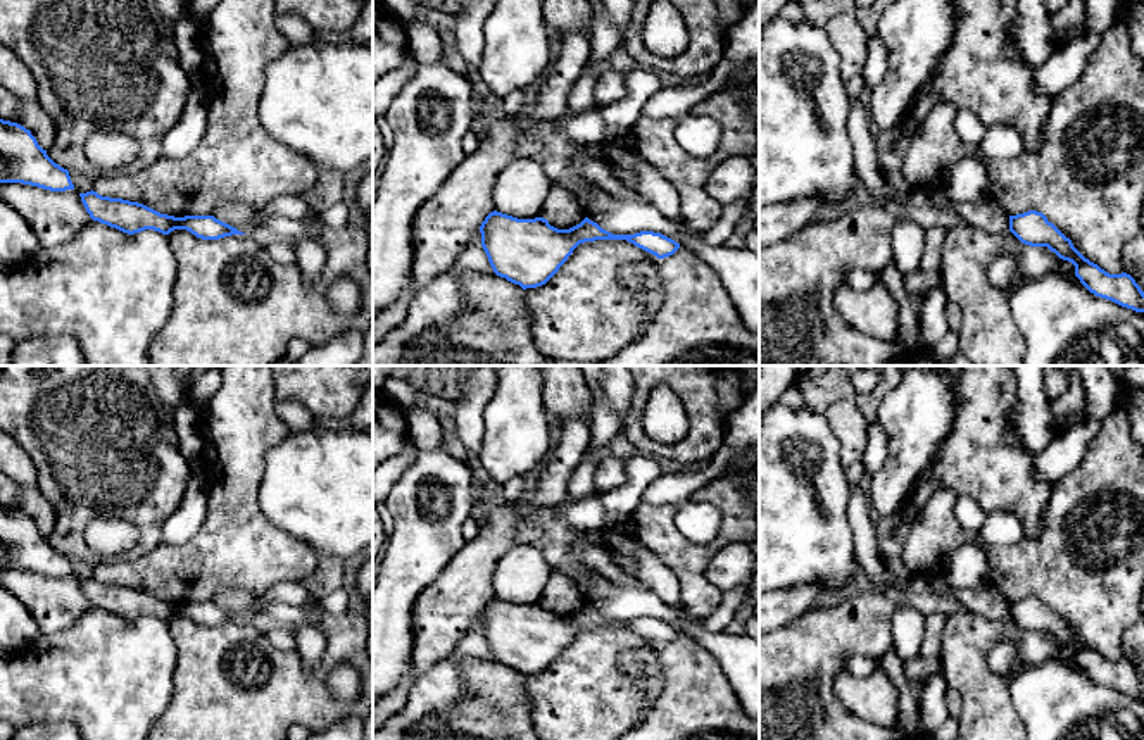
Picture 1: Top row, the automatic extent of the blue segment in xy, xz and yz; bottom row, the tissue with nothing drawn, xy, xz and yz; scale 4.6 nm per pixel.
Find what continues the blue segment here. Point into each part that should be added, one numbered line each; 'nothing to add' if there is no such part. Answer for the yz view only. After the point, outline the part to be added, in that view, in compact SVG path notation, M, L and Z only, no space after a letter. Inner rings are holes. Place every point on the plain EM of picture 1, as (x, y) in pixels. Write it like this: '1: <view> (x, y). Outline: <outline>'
nothing to add

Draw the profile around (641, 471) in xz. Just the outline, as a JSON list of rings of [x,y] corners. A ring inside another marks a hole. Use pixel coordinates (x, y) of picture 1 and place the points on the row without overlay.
[[[640,454],[625,461],[625,483],[614,490],[602,492],[600,502],[604,505],[607,528],[625,523],[625,519],[642,502],[645,488],[663,474],[656,457]]]

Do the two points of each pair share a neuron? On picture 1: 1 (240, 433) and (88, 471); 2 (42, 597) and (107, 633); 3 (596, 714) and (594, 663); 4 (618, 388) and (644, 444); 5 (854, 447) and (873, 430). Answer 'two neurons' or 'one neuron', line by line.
1: two neurons
2: two neurons
3: one neuron
4: two neurons
5: two neurons

